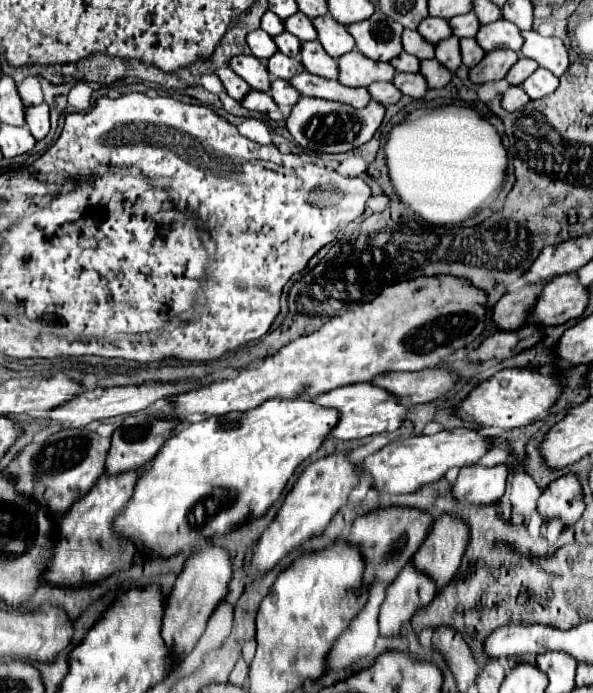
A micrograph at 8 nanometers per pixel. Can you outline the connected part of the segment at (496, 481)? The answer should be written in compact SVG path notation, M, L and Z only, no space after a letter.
M465 466L453 482L453 498L461 504L495 504L505 492L507 466Z

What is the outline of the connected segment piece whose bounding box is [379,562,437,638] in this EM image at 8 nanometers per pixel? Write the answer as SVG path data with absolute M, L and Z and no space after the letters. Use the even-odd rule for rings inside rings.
M413 562L395 578L387 588L385 600L379 612L379 632L381 636L397 636L401 626L407 624L417 610L427 606L437 594L431 578L419 574Z

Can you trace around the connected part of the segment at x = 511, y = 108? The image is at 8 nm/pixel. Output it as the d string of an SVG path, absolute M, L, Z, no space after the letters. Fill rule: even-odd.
M509 86L509 88L503 92L501 106L503 106L503 110L507 110L507 112L515 112L515 110L523 108L527 102L529 102L529 96L525 94L525 90L521 90L521 86Z

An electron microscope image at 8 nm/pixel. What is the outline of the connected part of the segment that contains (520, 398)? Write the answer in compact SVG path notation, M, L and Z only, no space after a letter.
M513 368L493 374L489 380L473 388L463 406L459 408L459 418L479 424L479 426L497 426L497 428L519 428L535 420L543 420L549 414L549 408L561 394L561 382L553 376L541 374L537 368Z

